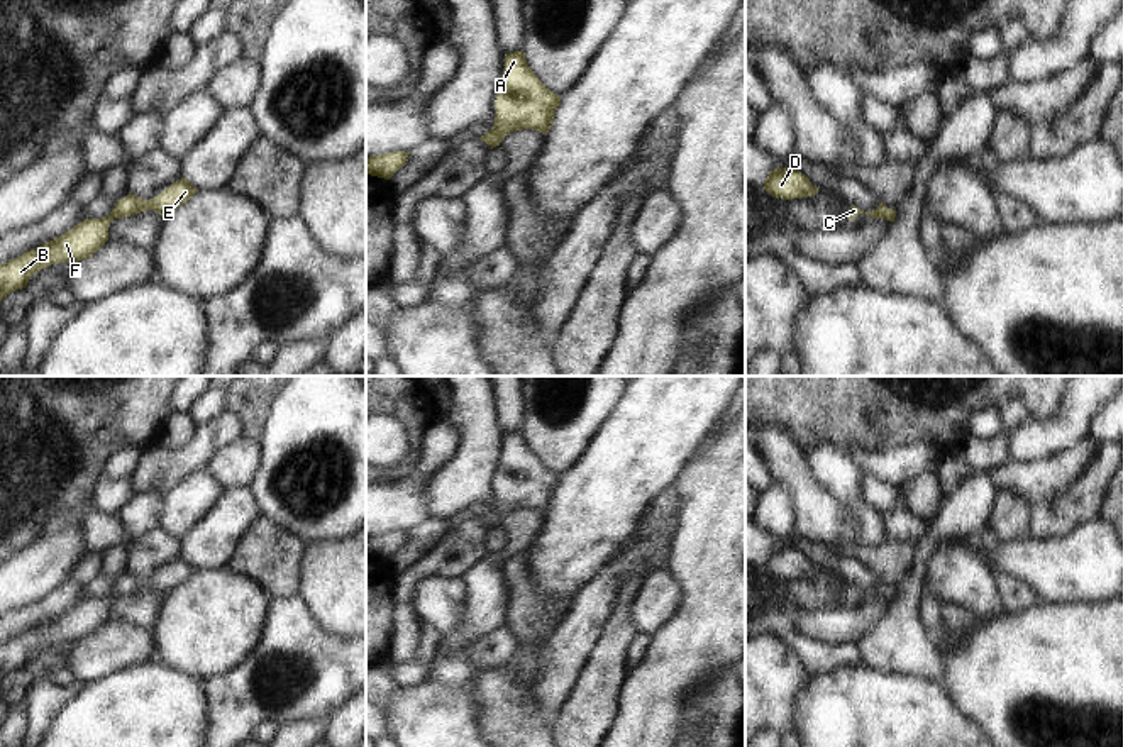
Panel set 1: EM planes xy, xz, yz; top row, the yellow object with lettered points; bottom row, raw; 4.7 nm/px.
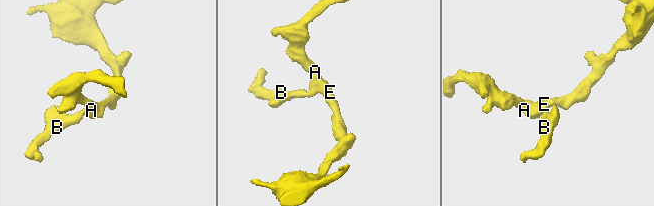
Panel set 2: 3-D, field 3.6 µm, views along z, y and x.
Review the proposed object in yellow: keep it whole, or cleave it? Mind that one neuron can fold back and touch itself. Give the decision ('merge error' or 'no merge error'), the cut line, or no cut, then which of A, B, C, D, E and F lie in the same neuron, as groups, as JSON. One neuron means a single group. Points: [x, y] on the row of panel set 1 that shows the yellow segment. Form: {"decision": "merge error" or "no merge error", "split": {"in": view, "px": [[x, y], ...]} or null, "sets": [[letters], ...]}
{"decision": "no merge error", "split": null, "sets": [["A", "B", "C", "D", "E", "F"]]}

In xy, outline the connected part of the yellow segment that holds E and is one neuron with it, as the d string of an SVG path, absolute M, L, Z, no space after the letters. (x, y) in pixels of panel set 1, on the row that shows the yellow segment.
M181 178L151 200L142 200L129 193L122 200L117 200L115 208L108 217L86 219L58 239L30 249L8 263L2 263L0 302L12 291L25 288L34 273L51 264L78 263L93 257L93 254L108 241L108 227L113 219L130 217L144 210L154 210L159 215L168 217L193 198L196 191L198 190L186 178Z

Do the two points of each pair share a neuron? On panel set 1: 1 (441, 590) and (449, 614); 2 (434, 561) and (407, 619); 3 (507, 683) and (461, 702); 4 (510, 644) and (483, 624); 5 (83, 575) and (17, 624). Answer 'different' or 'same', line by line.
1: same
2: same
3: different
4: different
5: same

